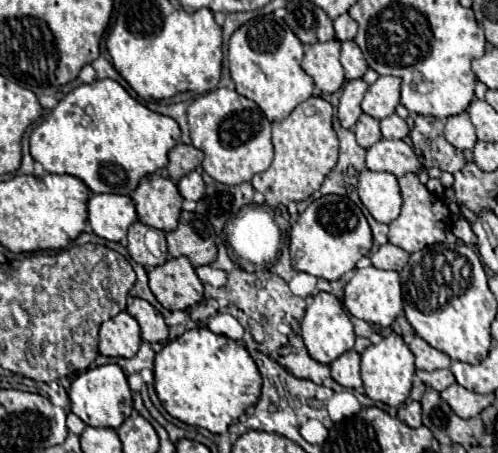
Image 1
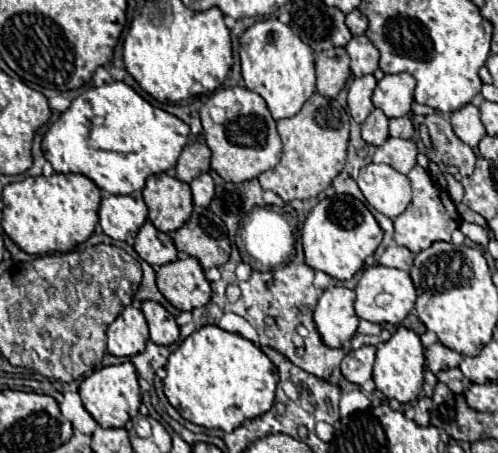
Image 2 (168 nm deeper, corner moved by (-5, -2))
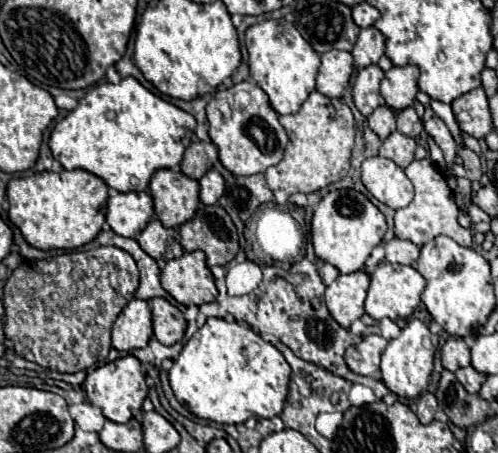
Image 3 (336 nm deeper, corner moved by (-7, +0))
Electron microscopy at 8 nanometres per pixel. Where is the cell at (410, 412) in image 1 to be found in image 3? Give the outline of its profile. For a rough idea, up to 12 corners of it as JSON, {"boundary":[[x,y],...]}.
{"boundary":[[434,394],[419,397],[417,415],[426,425],[434,420],[439,403]]}

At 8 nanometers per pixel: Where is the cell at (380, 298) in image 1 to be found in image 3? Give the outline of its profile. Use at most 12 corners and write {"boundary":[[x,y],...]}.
{"boundary":[[381,263],[371,275],[365,313],[407,319],[425,279],[417,269]]}

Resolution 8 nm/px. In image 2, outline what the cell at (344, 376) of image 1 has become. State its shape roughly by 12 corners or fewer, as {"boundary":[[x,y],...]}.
{"boundary":[[376,347],[351,349],[341,361],[343,377],[365,391],[372,377]]}

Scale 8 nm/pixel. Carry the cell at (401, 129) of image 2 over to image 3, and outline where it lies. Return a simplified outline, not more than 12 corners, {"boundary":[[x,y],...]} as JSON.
{"boundary":[[413,107],[397,115],[397,131],[417,137],[423,131],[423,121]]}

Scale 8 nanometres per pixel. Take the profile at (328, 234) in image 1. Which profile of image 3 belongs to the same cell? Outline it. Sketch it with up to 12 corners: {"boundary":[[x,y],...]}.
{"boundary":[[353,189],[329,191],[311,219],[315,255],[341,273],[383,241],[383,213]]}

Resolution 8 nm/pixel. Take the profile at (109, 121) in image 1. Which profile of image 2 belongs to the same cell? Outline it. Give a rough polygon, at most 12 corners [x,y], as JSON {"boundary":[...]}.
{"boundary":[[127,83],[81,93],[43,137],[57,173],[113,195],[175,167],[189,125]]}

